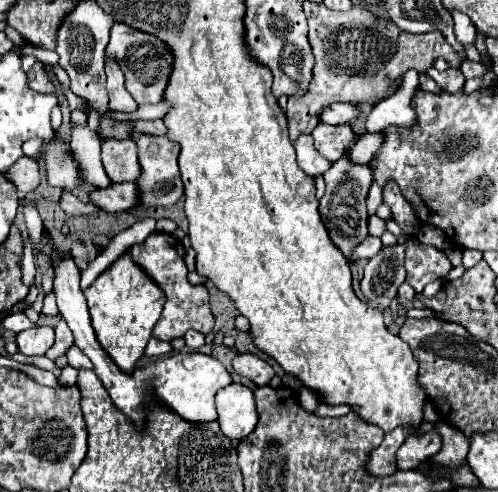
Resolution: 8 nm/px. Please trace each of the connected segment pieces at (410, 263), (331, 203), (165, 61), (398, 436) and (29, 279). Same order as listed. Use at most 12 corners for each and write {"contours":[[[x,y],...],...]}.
{"contours":[[[409,246],[407,282],[417,294],[451,270],[433,246]],[[345,152],[323,174],[319,214],[353,260],[367,230],[367,164]],[[115,22],[107,54],[137,104],[157,104],[173,52],[157,36]],[[395,428],[369,454],[365,470],[371,476],[397,472],[395,452],[407,432]],[[25,244],[23,254],[23,282],[33,286],[35,264],[33,246]]]}

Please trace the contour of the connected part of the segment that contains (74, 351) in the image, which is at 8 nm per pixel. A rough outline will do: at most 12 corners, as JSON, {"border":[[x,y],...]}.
{"border":[[77,346],[69,348],[67,360],[77,370],[93,370]]}

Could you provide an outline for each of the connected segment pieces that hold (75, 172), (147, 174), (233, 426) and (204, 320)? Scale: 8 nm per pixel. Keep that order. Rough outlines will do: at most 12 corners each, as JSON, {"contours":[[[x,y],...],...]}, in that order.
{"contours":[[[59,106],[51,112],[55,136],[23,144],[23,154],[43,160],[49,186],[83,186],[69,140],[59,136]],[[139,136],[143,208],[183,196],[179,144]],[[229,384],[215,396],[217,422],[231,440],[257,426],[253,392]],[[153,232],[133,262],[167,296],[153,338],[213,328],[209,292],[189,284],[181,240]]]}

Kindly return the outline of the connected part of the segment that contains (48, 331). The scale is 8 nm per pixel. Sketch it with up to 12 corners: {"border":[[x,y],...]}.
{"border":[[49,326],[19,332],[15,342],[25,356],[43,356],[55,340]]}

